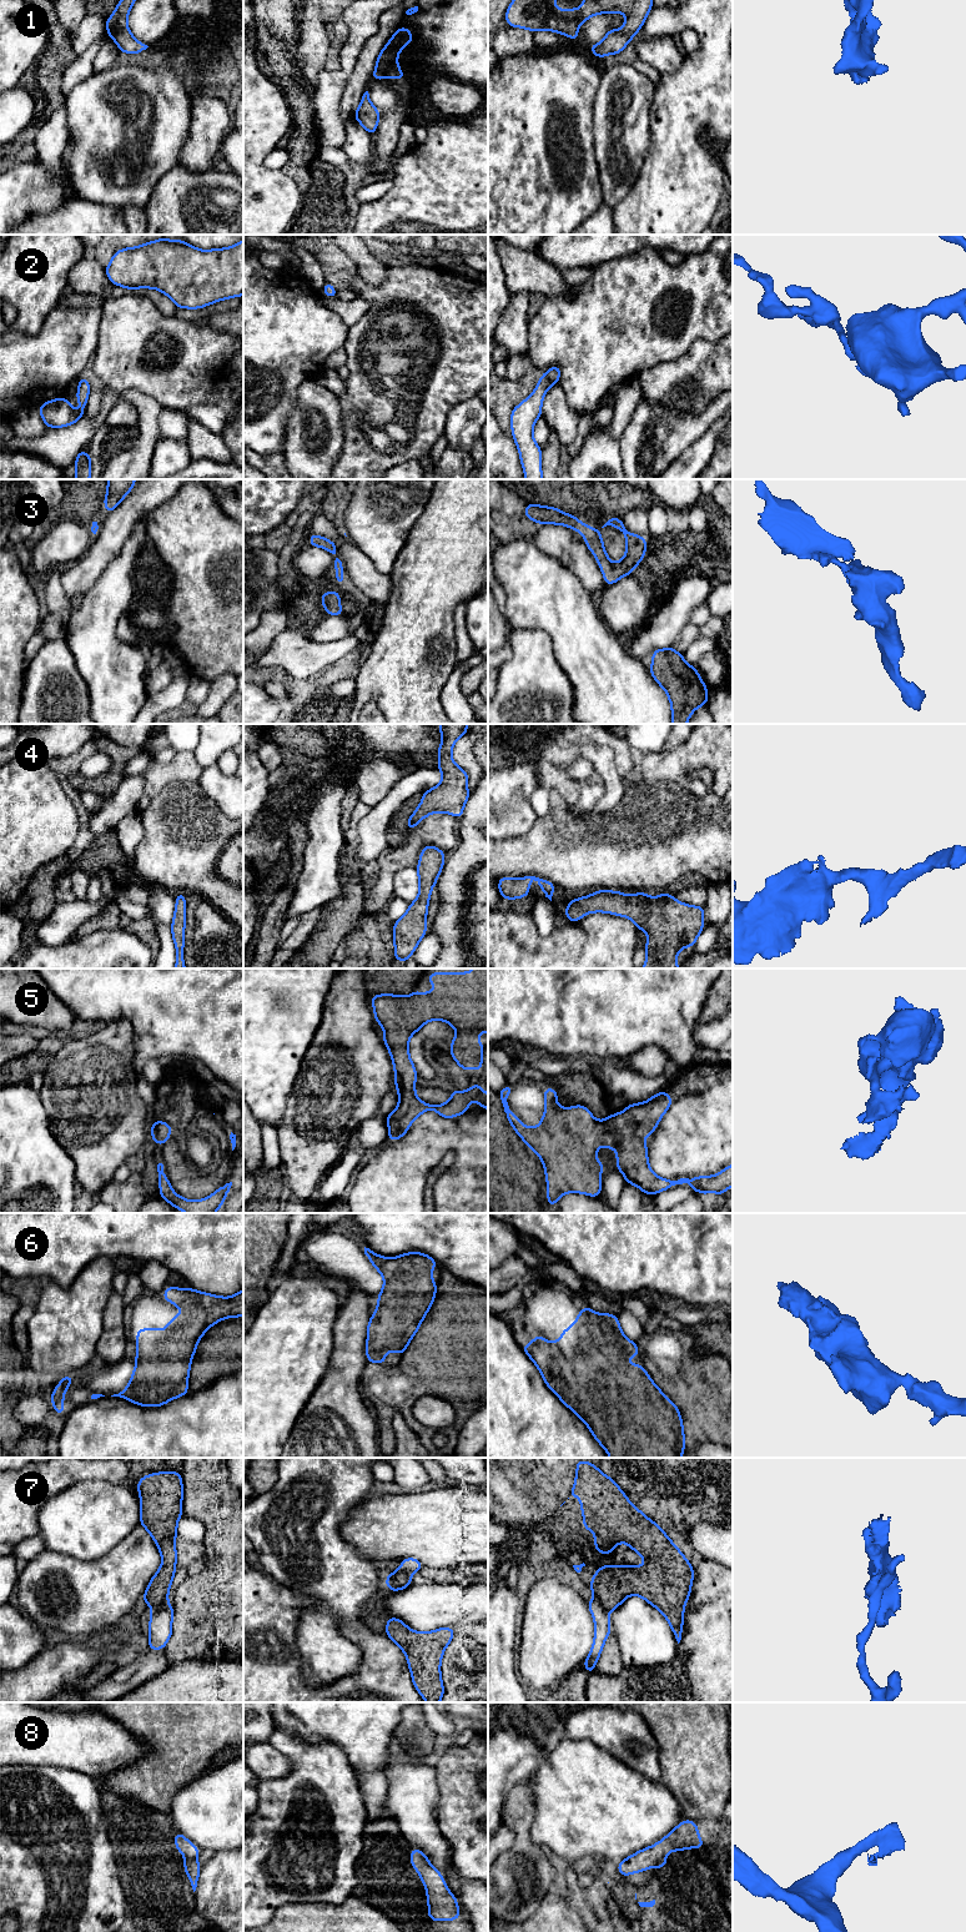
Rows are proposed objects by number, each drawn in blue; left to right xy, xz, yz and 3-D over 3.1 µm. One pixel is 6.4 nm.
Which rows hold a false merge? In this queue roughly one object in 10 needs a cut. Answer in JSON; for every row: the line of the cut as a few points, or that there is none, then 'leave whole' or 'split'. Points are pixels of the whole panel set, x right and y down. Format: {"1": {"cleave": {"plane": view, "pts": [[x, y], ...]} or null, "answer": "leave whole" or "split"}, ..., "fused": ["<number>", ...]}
{"1": {"cleave": null, "answer": "leave whole"}, "2": {"cleave": null, "answer": "leave whole"}, "3": {"cleave": null, "answer": "leave whole"}, "4": {"cleave": null, "answer": "leave whole"}, "5": {"cleave": null, "answer": "leave whole"}, "6": {"cleave": null, "answer": "leave whole"}, "7": {"cleave": {"plane": "yz", "pts": [[595, 1596], [605, 1611]]}, "answer": "split"}, "8": {"cleave": null, "answer": "leave whole"}, "fused": ["7"]}

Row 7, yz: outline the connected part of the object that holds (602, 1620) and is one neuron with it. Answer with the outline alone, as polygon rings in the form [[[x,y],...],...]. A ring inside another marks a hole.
[[[594,1598],[587,1603],[595,1625],[594,1642],[592,1650],[589,1651],[589,1655],[584,1660],[584,1669],[588,1671],[588,1674],[592,1674],[595,1670],[595,1664],[602,1654],[607,1637],[612,1632],[612,1629],[610,1616],[603,1609],[600,1600],[598,1598]]]

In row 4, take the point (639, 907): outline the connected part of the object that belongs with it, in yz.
[[[600,890],[568,902],[564,915],[570,922],[577,922],[590,912],[608,912],[628,917],[638,930],[645,930],[648,934],[648,941],[645,944],[646,960],[643,968],[679,968],[676,955],[681,949],[695,945],[698,936],[704,929],[704,910],[705,906],[681,904],[666,892],[660,892],[656,899],[650,897],[645,892],[637,892],[628,896],[622,891]]]

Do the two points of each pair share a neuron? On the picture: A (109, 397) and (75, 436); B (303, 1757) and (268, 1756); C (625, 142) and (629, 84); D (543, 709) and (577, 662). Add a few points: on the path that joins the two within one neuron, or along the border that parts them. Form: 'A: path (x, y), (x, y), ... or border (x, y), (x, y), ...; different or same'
A: path (105, 408), (92, 424), (86, 426); same
B: border (267, 1742), (291, 1761), (291, 1771), (286, 1776); different
C: path (625, 127), (625, 99); same
D: border (553, 650), (556, 662), (573, 687), (573, 705); different

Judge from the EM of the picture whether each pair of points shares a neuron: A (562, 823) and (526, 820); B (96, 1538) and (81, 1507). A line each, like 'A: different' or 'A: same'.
A: different
B: same

